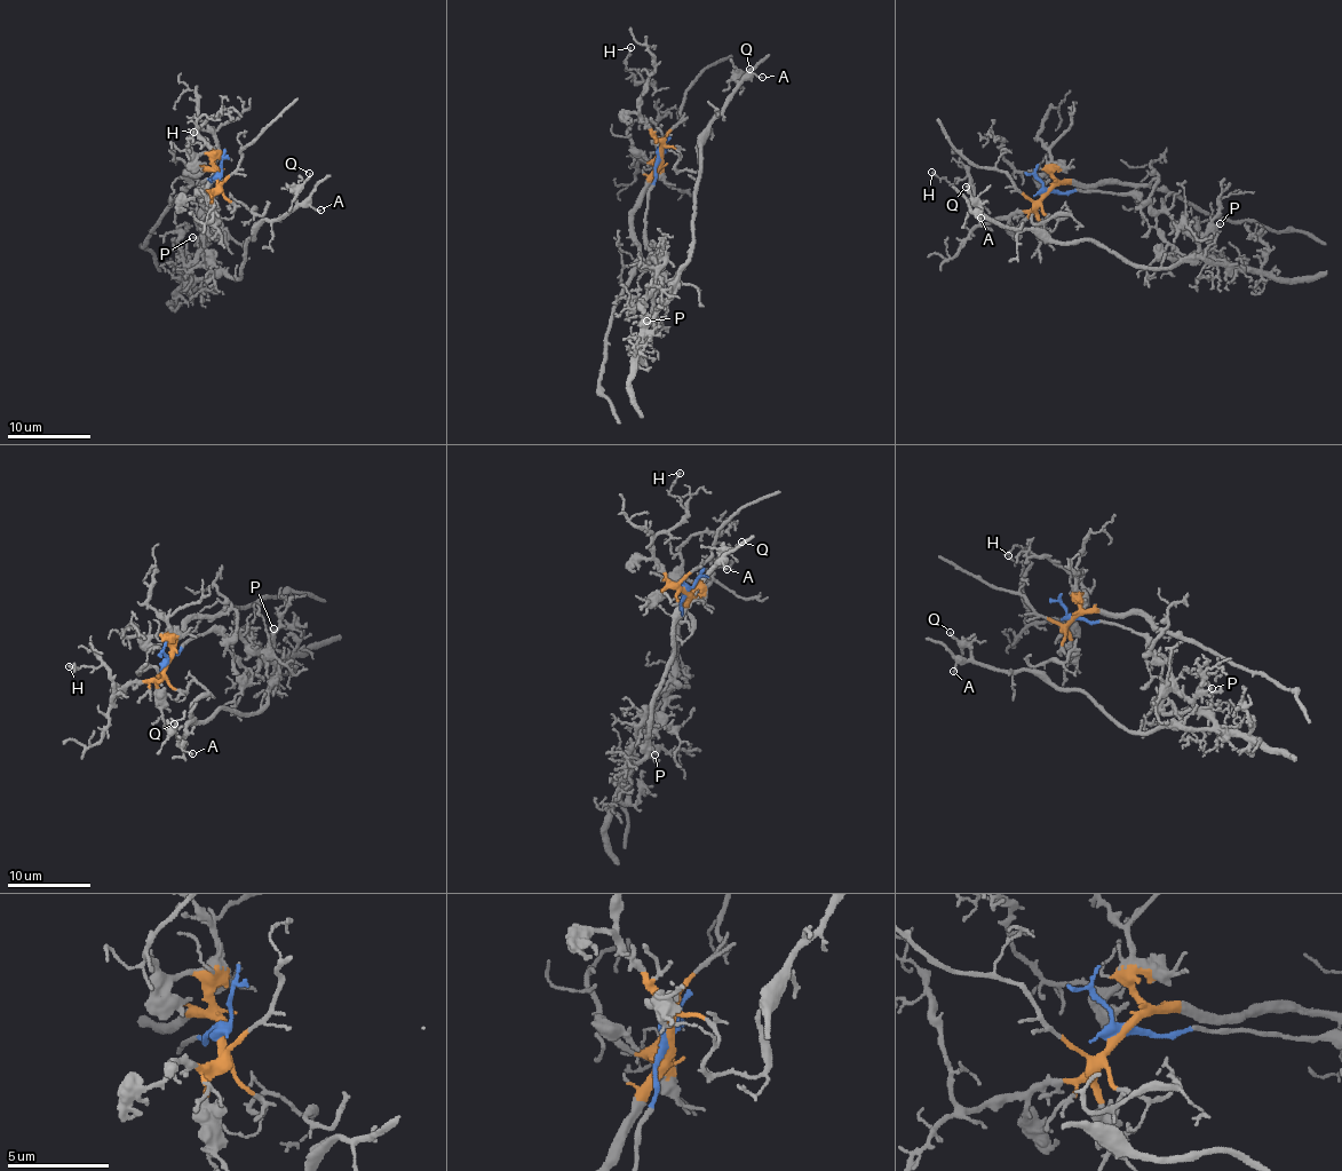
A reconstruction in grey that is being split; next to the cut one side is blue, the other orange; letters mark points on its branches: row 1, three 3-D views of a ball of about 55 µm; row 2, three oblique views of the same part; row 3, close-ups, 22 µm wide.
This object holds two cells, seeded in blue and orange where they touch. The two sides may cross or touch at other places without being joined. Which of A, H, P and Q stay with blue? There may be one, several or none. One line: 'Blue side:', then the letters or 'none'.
Blue side: A, P, Q

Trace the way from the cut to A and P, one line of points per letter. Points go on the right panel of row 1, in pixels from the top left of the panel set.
A: (1046, 191), (1134, 194), (1223, 263), (1134, 267), (1093, 240), (1046, 242), (1033, 230), (981, 218)
P: (1046, 191), (1134, 194), (1196, 238), (1206, 236), (1221, 223)

